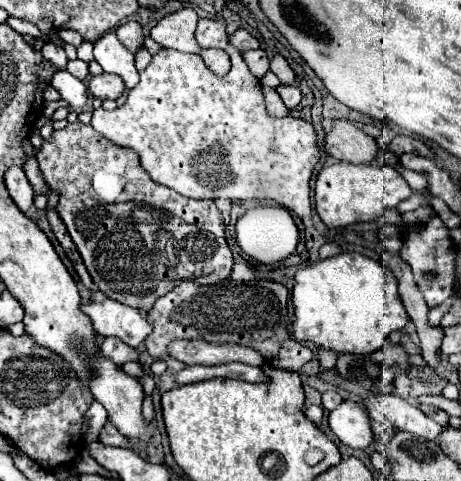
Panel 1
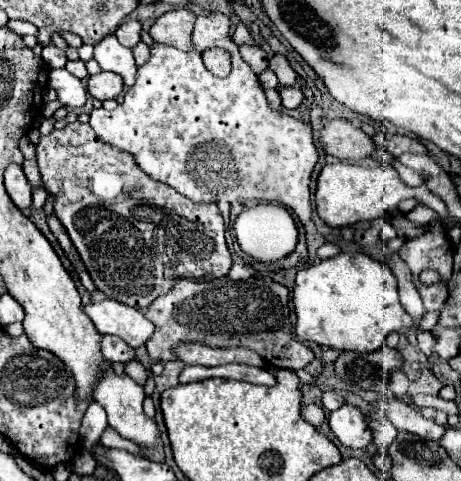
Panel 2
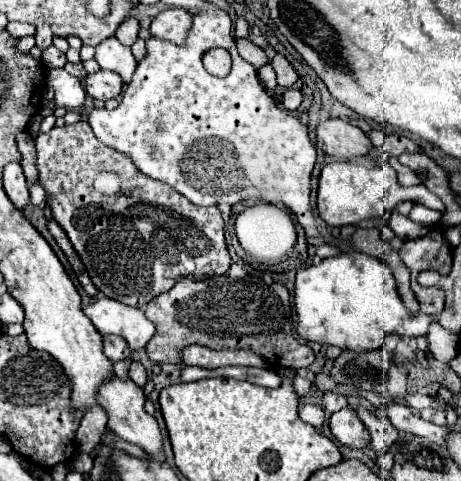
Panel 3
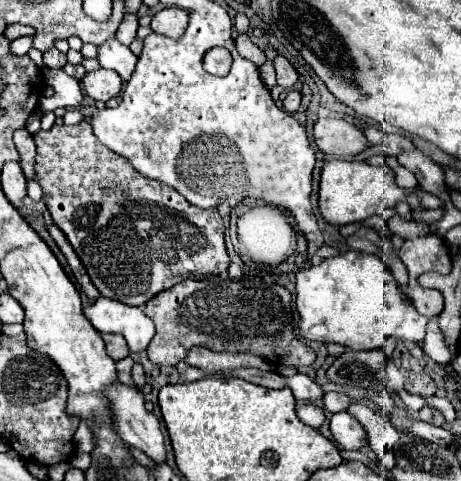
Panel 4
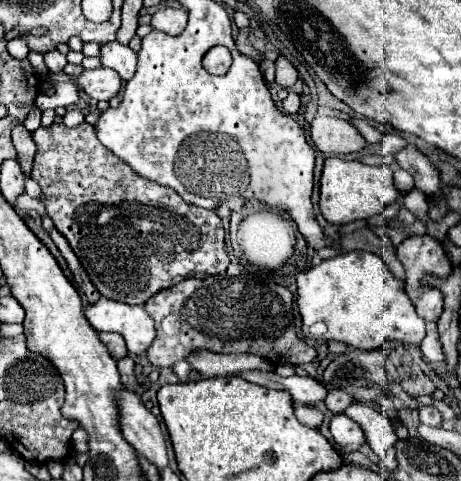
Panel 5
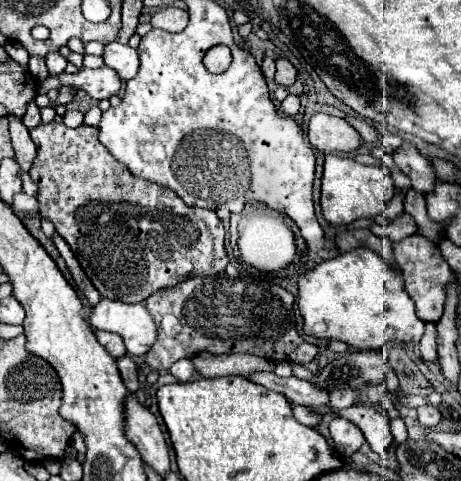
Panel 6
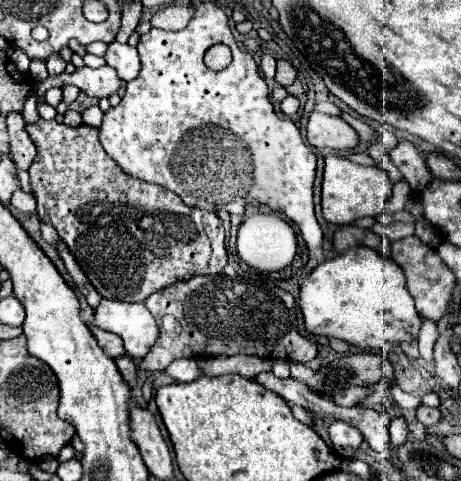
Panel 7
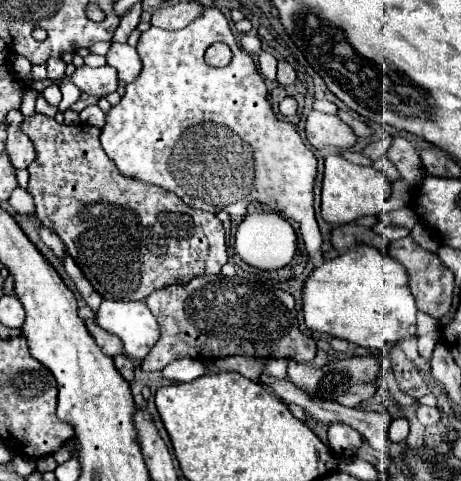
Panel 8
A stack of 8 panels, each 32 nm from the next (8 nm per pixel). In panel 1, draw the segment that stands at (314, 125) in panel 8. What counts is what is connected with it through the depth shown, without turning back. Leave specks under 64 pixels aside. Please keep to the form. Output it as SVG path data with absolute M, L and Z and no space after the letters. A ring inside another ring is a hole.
M336 120L326 134L326 152L350 164L370 164L378 156L378 142L350 120Z

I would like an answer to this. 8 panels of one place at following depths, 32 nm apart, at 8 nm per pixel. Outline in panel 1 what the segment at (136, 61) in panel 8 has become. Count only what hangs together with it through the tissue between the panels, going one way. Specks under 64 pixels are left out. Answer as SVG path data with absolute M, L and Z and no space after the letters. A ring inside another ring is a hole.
M106 32L94 42L94 58L108 74L124 78L126 88L134 88L138 82L138 70L134 66L134 54L120 44L116 32Z

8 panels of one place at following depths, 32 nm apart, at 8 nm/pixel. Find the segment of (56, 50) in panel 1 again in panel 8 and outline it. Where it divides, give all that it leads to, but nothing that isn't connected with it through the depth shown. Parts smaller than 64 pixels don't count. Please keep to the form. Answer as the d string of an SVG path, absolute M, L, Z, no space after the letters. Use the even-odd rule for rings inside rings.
M50 58L46 62L46 68L48 68L48 78L52 80L60 80L64 76L64 70L66 70L66 62L62 58Z

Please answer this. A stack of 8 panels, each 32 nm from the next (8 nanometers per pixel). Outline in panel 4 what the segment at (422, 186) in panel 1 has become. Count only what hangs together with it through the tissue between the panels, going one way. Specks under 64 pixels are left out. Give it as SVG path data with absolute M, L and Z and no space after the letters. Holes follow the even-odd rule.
M388 156L388 158L386 158L386 162L388 162L388 166L396 172L396 184L398 184L400 188L414 188L414 186L418 186L416 176L414 176L410 170L406 170L404 166L400 166L396 158Z

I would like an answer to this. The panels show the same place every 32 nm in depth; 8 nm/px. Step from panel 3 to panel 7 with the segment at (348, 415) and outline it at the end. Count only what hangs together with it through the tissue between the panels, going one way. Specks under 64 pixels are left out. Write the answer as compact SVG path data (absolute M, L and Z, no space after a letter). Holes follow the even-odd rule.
M334 420L330 424L330 438L334 444L334 452L340 458L352 458L354 452L364 442L364 436L358 428L352 428L352 424L346 424L340 420Z

